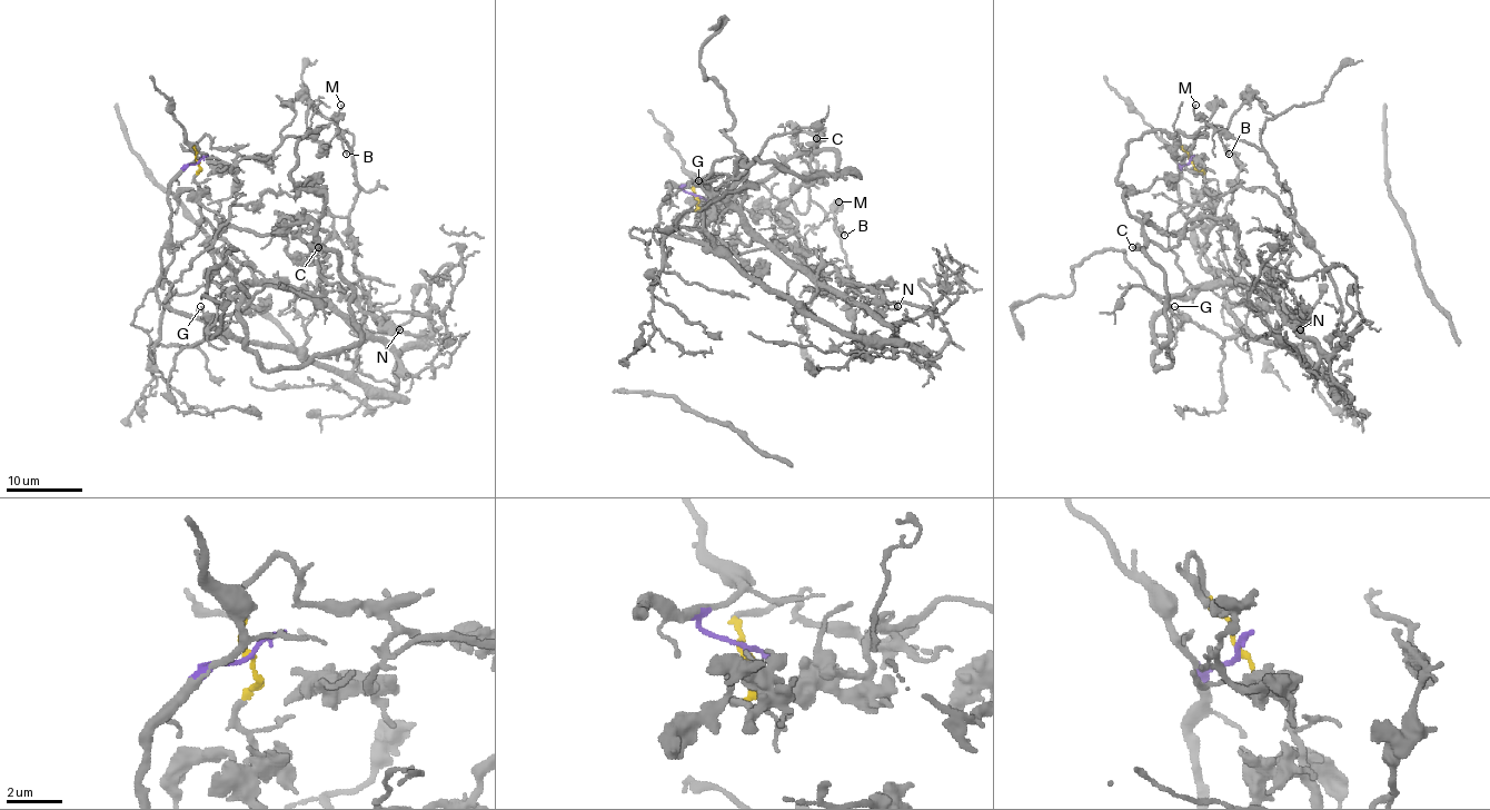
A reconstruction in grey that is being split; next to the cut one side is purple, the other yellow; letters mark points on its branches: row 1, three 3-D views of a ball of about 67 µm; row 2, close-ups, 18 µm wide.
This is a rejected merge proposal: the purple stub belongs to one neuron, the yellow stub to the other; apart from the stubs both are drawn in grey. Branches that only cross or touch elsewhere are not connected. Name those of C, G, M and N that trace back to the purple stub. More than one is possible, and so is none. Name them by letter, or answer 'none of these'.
G

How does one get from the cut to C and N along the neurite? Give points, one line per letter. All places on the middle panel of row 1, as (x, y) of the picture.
C: (695, 197), (695, 211), (698, 200), (717, 193), (731, 200), (767, 181), (794, 157), (814, 150), (816, 138)
N: (695, 197), (693, 210), (698, 229), (714, 244), (771, 243), (787, 259), (861, 307), (877, 302), (899, 307)

